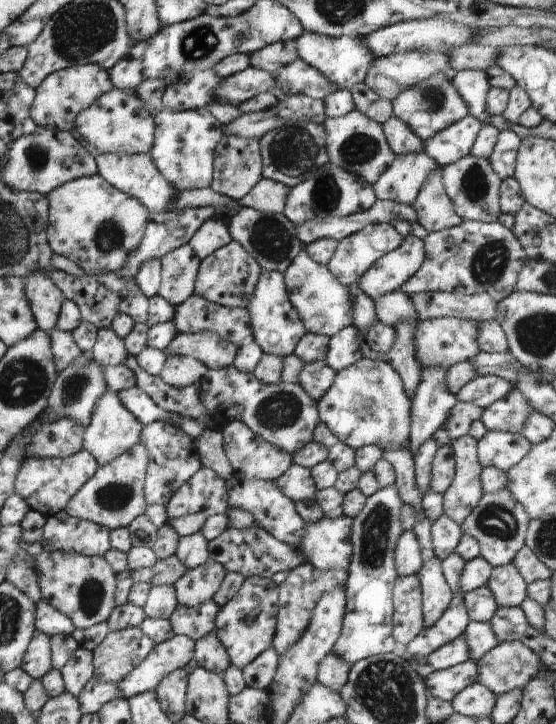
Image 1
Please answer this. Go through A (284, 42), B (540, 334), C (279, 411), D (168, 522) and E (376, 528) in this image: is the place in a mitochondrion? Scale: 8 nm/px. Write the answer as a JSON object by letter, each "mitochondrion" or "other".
{"A":"other","B":"mitochondrion","C":"mitochondrion","D":"other","E":"mitochondrion"}

